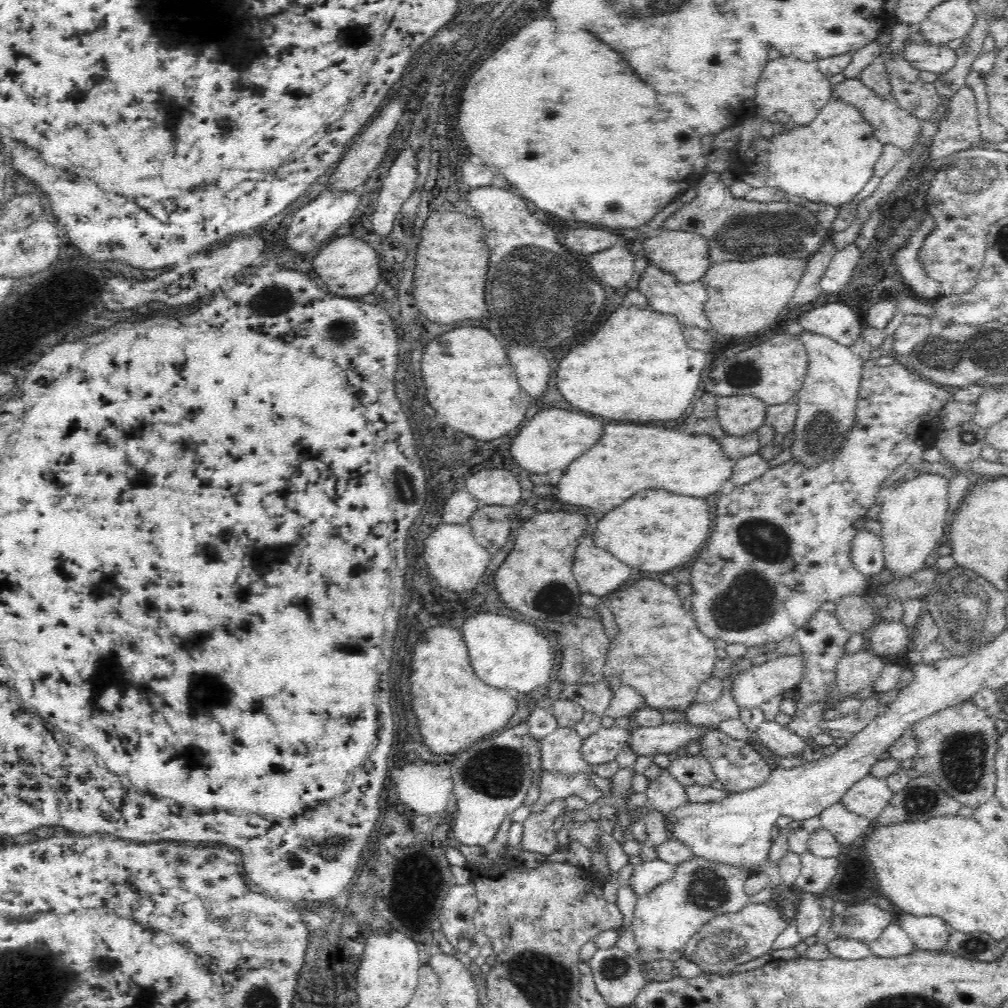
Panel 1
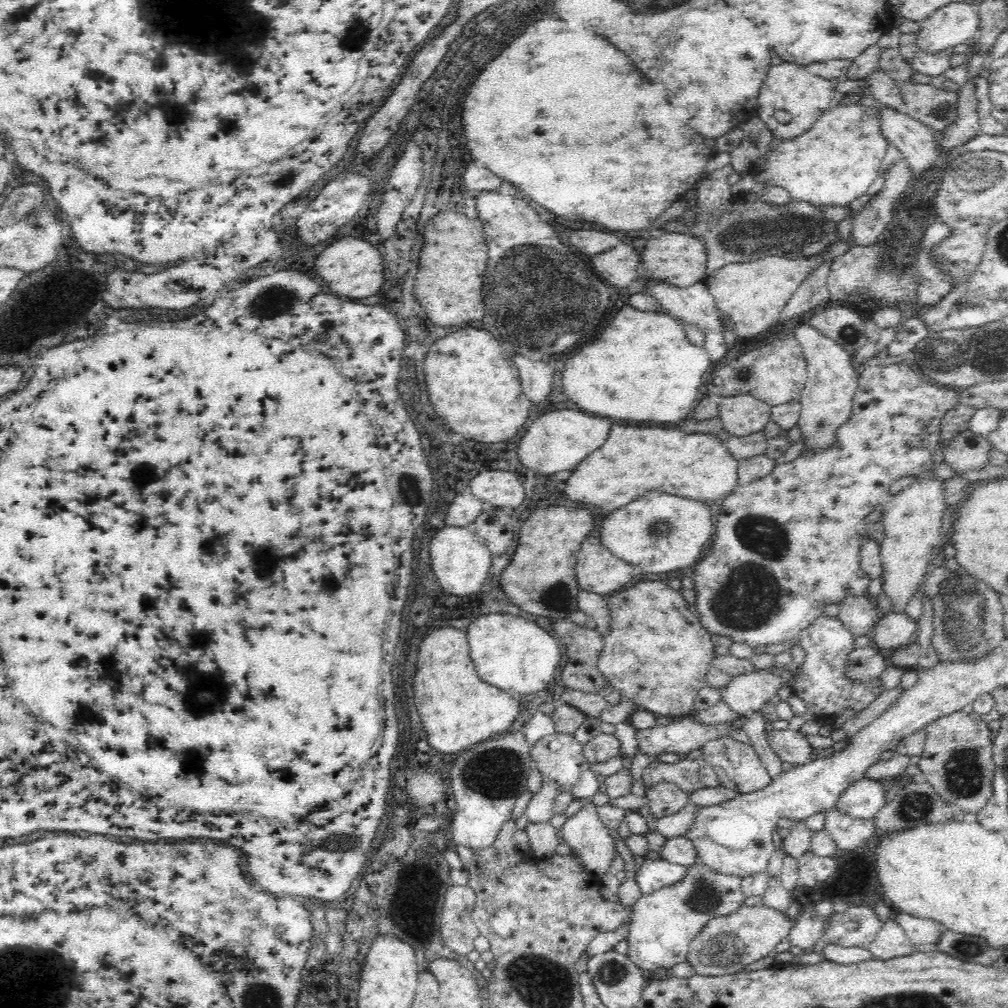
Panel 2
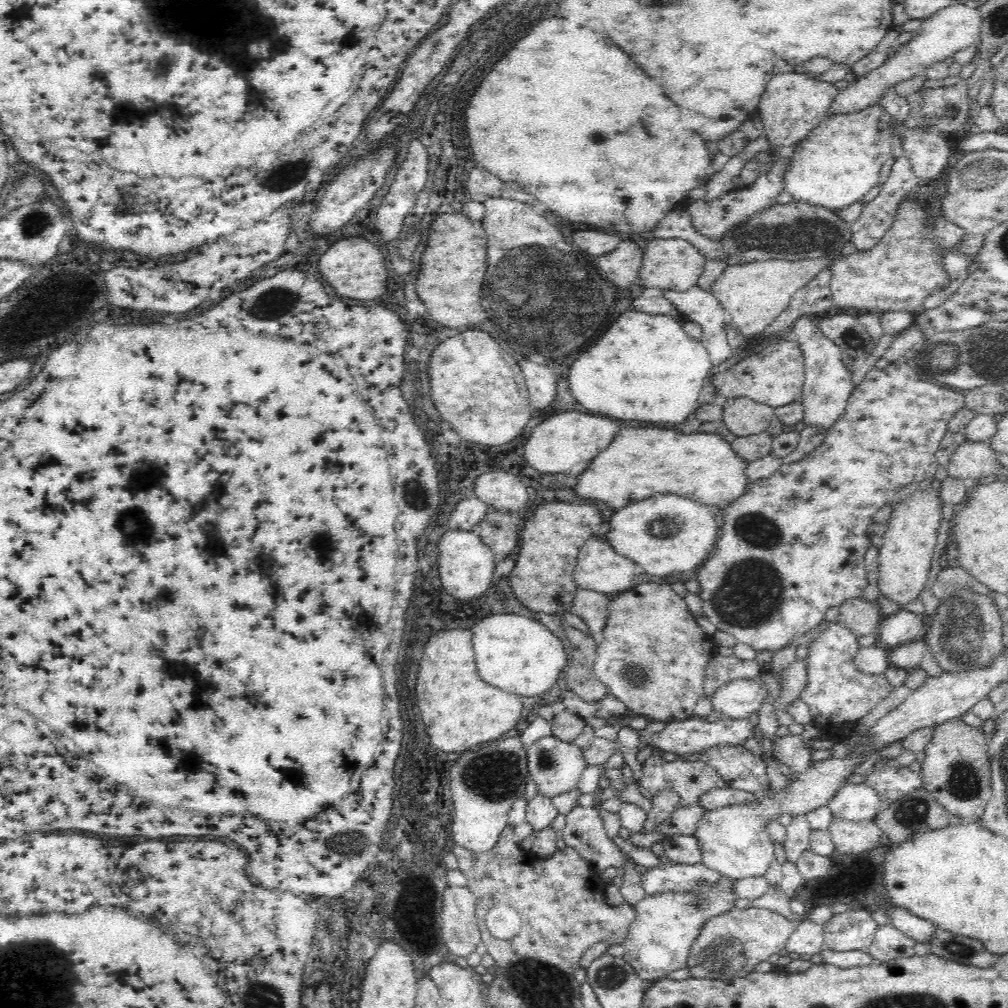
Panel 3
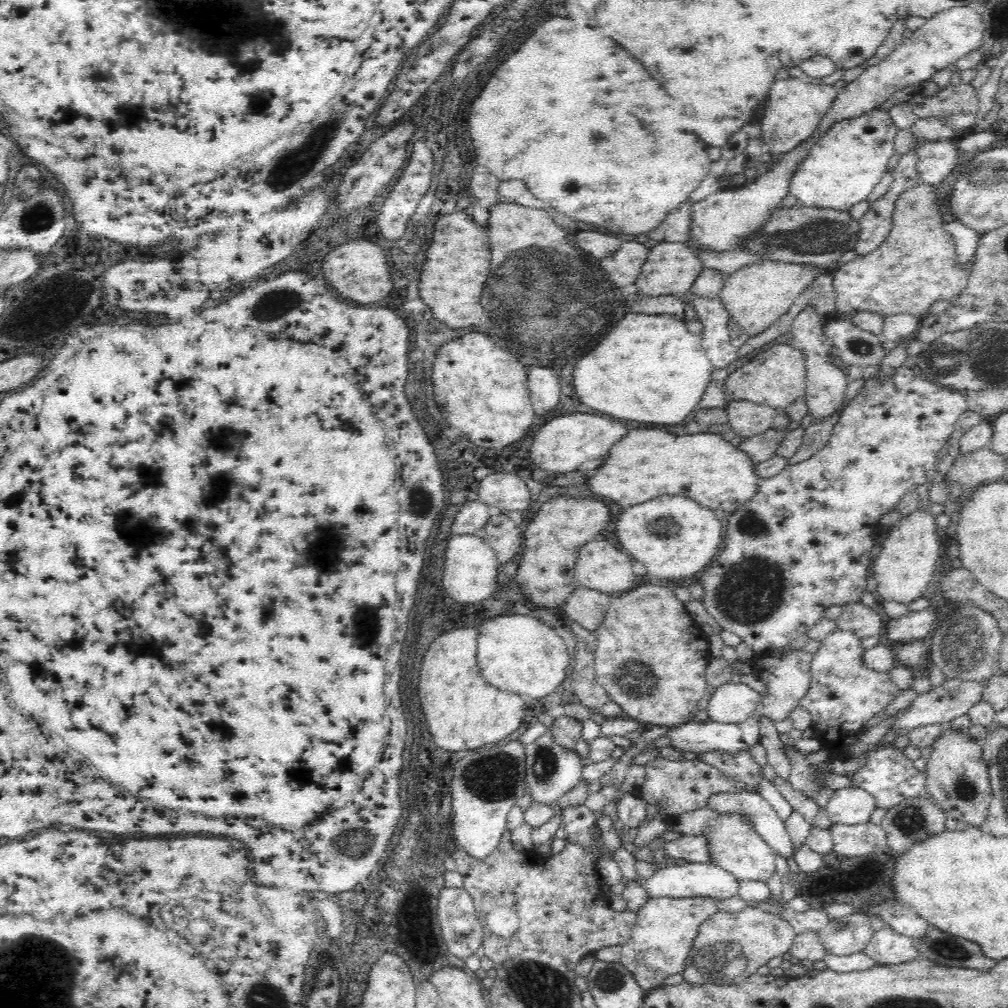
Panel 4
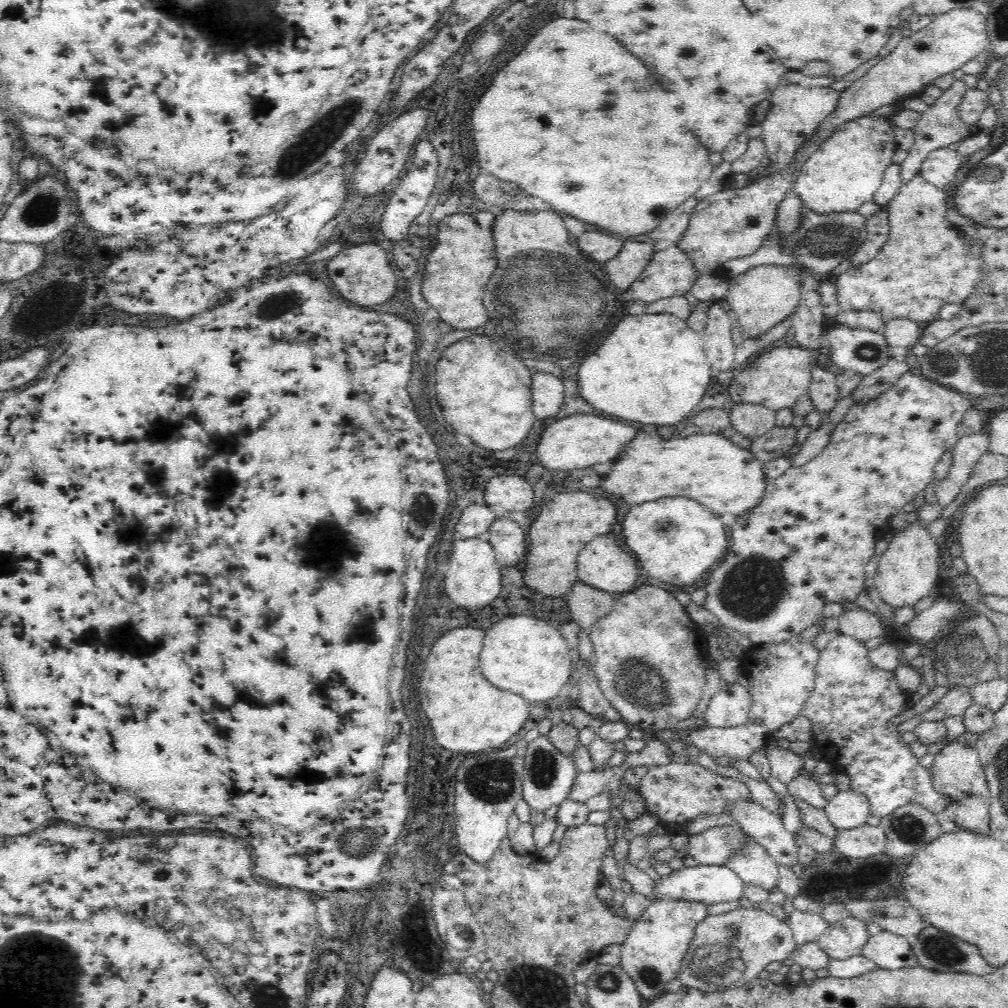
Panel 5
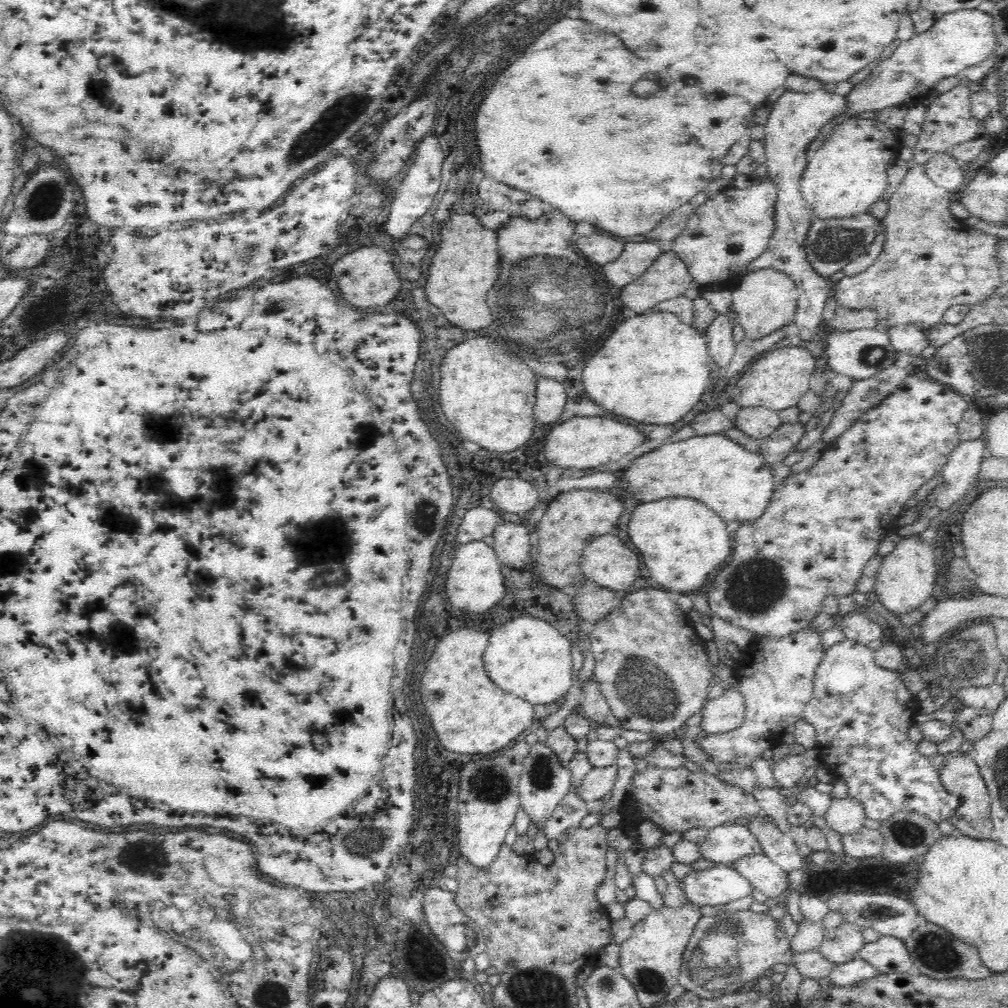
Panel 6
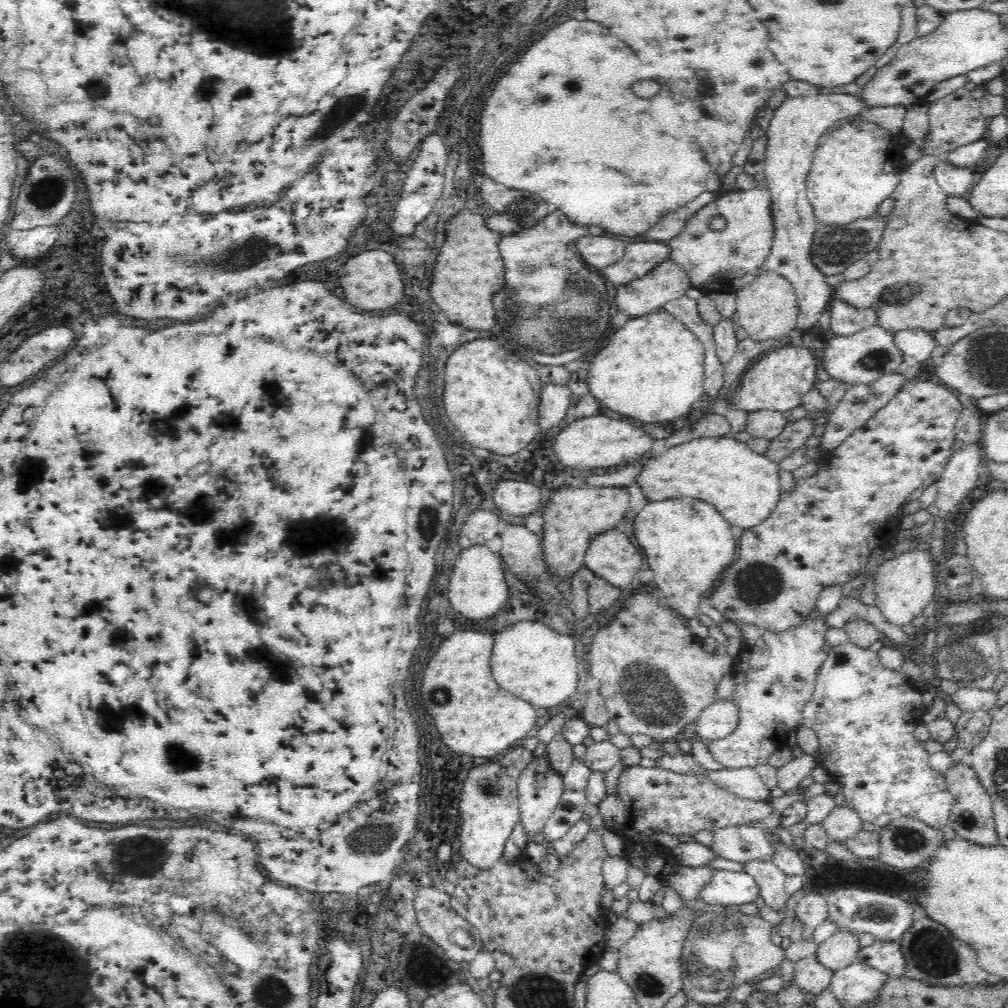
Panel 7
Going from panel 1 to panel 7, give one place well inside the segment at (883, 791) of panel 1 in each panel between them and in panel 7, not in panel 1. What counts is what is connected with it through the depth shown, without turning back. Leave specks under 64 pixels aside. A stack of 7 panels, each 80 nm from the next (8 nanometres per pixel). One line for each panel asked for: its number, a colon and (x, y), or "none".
2: (864, 798)
3: (854, 802)
4: (852, 806)
5: (846, 810)
6: (845, 816)
7: (843, 823)

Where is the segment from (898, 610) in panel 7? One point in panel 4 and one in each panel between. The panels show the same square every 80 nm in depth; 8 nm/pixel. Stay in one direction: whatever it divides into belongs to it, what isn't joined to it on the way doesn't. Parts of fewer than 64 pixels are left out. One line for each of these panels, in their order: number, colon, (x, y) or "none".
4: (907, 561)
5: (907, 571)
6: (905, 579)

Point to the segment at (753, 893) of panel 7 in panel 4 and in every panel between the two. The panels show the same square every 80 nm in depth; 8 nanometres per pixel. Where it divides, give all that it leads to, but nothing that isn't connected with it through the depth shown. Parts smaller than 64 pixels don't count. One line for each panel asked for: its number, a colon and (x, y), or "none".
4: (707, 880)
5: (712, 884)
6: (717, 885)

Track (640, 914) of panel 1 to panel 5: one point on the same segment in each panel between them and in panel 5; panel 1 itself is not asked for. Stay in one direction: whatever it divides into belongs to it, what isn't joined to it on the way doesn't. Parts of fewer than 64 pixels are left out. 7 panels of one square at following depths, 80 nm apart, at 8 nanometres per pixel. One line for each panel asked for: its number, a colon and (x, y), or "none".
2: (663, 924)
3: (659, 941)
4: (665, 928)
5: (652, 954)

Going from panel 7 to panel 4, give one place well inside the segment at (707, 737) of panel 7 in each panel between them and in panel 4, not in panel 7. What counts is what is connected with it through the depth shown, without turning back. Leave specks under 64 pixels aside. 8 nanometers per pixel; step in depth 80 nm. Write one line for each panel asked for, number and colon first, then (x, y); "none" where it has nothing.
4: (732, 703)
5: (730, 707)
6: (721, 715)

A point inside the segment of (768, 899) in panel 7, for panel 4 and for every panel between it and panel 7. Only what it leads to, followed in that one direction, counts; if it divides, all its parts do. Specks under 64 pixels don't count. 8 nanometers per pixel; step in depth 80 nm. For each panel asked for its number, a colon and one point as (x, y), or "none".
4: (734, 846)
5: (753, 864)
6: (765, 875)

